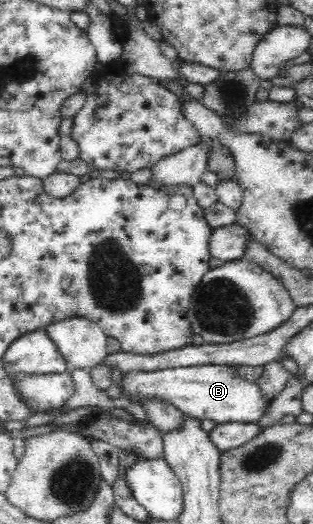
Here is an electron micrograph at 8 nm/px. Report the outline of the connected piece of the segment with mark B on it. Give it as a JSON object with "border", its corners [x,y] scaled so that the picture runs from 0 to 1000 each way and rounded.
{"border":[[[712,697],[527,702],[482,710],[412,706],[387,714],[374,737],[387,754],[450,775],[463,765],[540,769],[572,781],[591,796],[639,803],[668,800],[687,809],[815,807],[847,790],[863,771],[859,761],[847,761],[827,750],[815,727],[796,729],[770,719],[751,719]]]}

